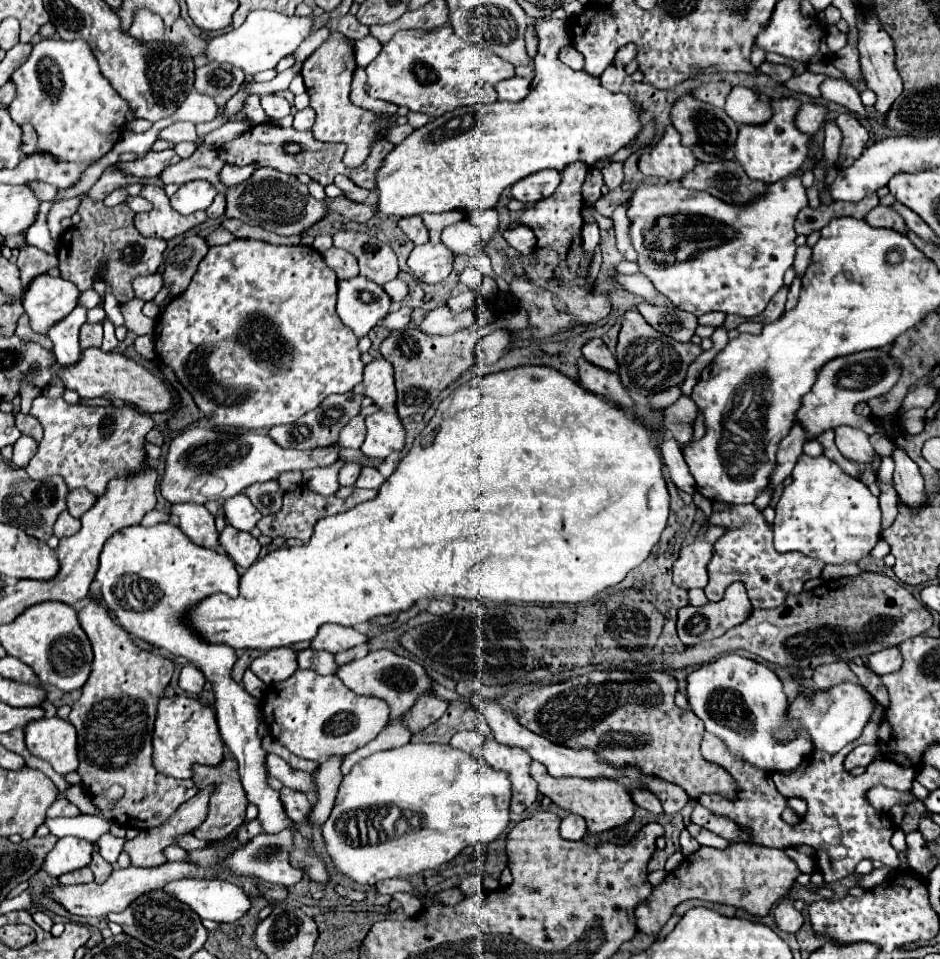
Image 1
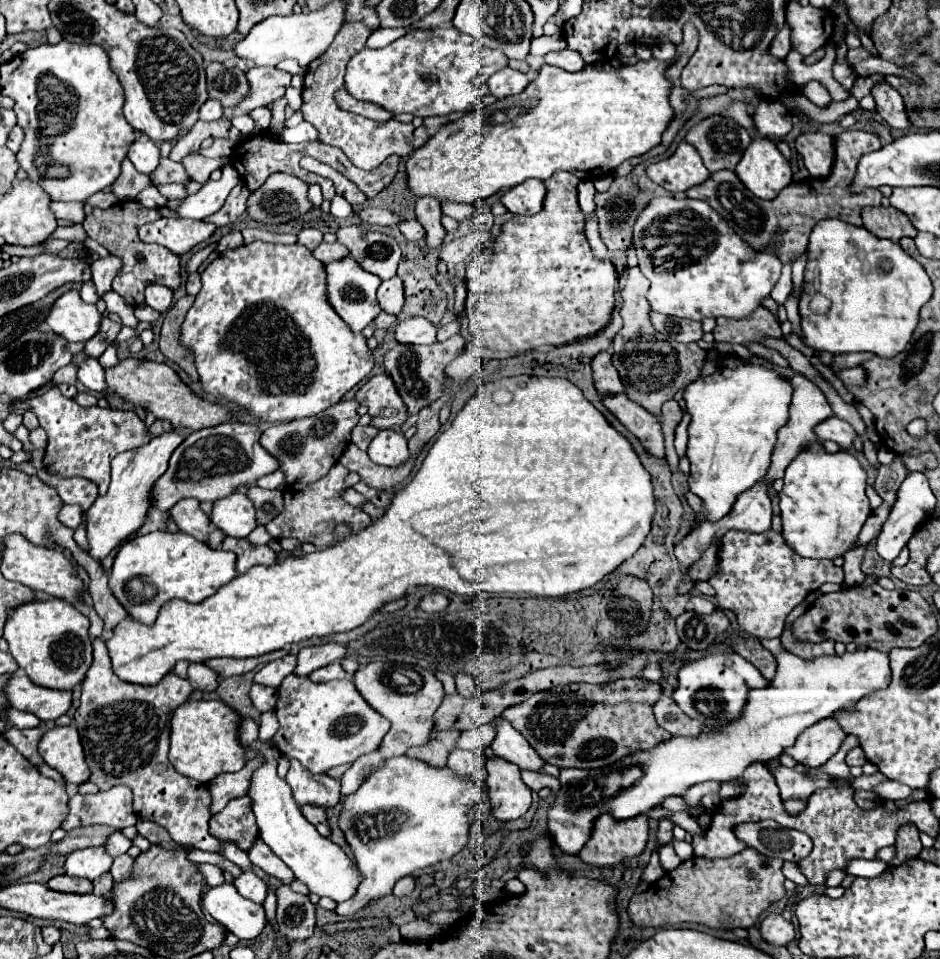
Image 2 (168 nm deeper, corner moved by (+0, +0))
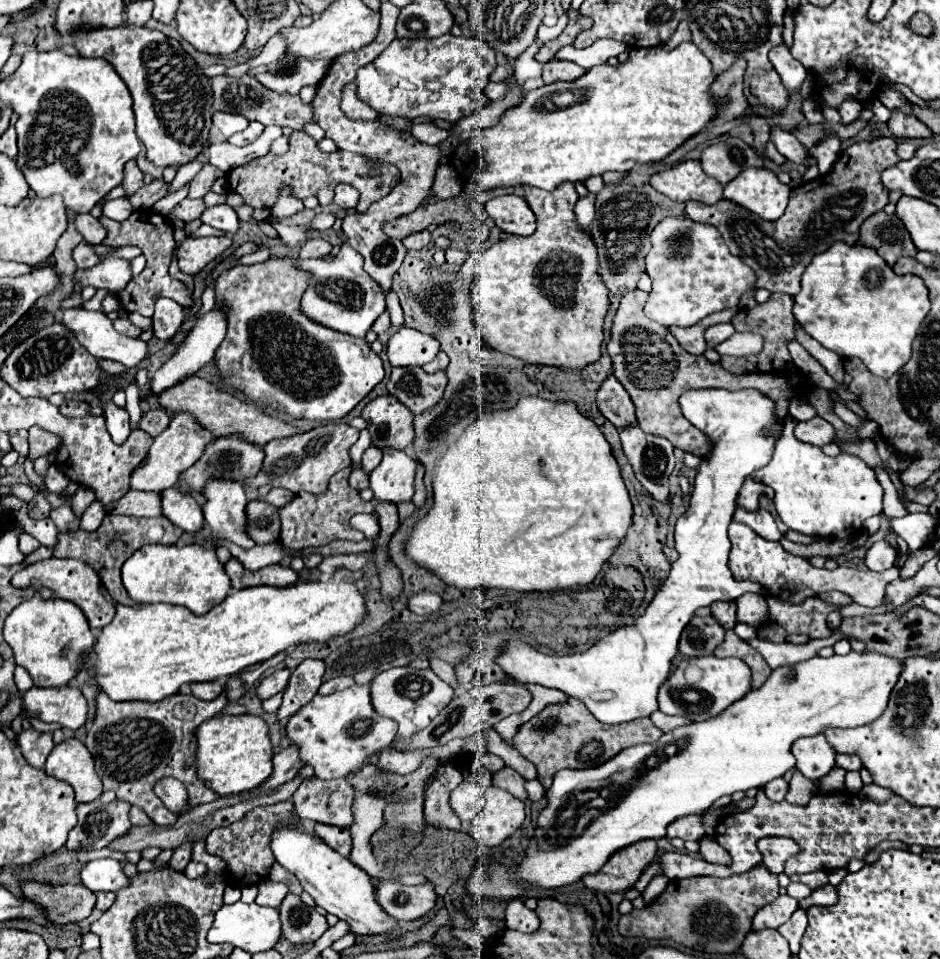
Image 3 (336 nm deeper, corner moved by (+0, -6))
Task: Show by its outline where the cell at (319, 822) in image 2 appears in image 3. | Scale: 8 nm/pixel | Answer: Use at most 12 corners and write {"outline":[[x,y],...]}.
{"outline":[[318,823],[314,833],[348,857],[352,837],[348,829]]}

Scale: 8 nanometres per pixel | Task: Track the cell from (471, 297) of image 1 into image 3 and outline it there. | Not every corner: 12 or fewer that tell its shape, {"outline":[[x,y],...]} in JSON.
{"outline":[[444,351],[432,363],[424,365],[426,373],[446,371],[450,359]]}

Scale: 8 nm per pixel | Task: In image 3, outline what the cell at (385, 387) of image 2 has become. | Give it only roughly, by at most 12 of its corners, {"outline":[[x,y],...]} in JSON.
{"outline":[[392,395],[376,397],[362,417],[372,445],[406,449],[414,415]]}

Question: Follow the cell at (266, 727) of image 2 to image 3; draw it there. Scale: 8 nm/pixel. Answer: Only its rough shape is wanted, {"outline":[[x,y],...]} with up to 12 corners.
{"outline":[[302,661],[284,691],[284,725],[318,693],[324,661]]}

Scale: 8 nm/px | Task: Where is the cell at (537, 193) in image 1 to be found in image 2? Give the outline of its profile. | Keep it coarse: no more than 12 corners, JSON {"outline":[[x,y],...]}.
{"outline":[[544,181],[508,189],[500,201],[516,215],[534,215],[546,197]]}

